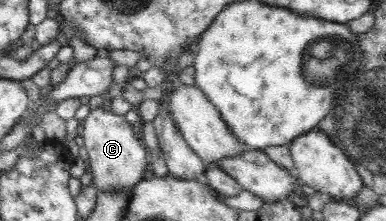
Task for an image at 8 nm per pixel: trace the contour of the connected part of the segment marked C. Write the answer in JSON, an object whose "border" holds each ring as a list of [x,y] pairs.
{"border":[[[102,107],[90,110],[86,118],[80,122],[79,133],[83,137],[87,151],[85,158],[90,160],[93,183],[99,192],[110,190],[126,190],[129,192],[134,185],[144,180],[149,172],[146,170],[146,148],[143,141],[136,138],[136,126],[123,115],[112,113]]]}

